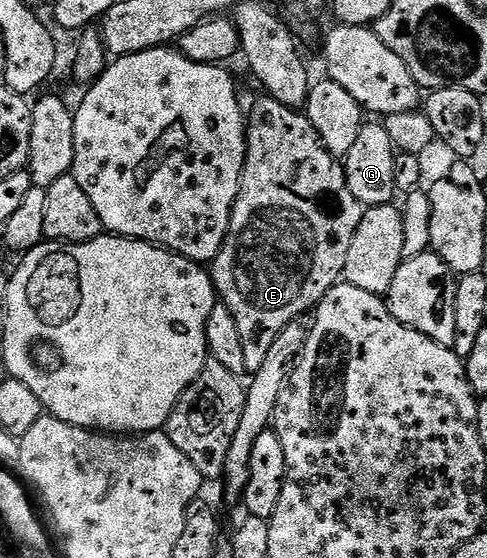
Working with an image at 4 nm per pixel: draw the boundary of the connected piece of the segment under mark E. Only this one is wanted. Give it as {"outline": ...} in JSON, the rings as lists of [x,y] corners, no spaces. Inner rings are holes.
{"outline":[[[261,97],[248,107],[246,160],[238,196],[232,209],[230,228],[220,253],[212,261],[217,298],[236,317],[244,341],[244,365],[253,373],[268,357],[272,341],[293,319],[301,319],[317,308],[321,299],[343,278],[348,248],[360,229],[363,205],[352,197],[346,184],[346,169],[320,141],[312,121],[301,110]]]}

